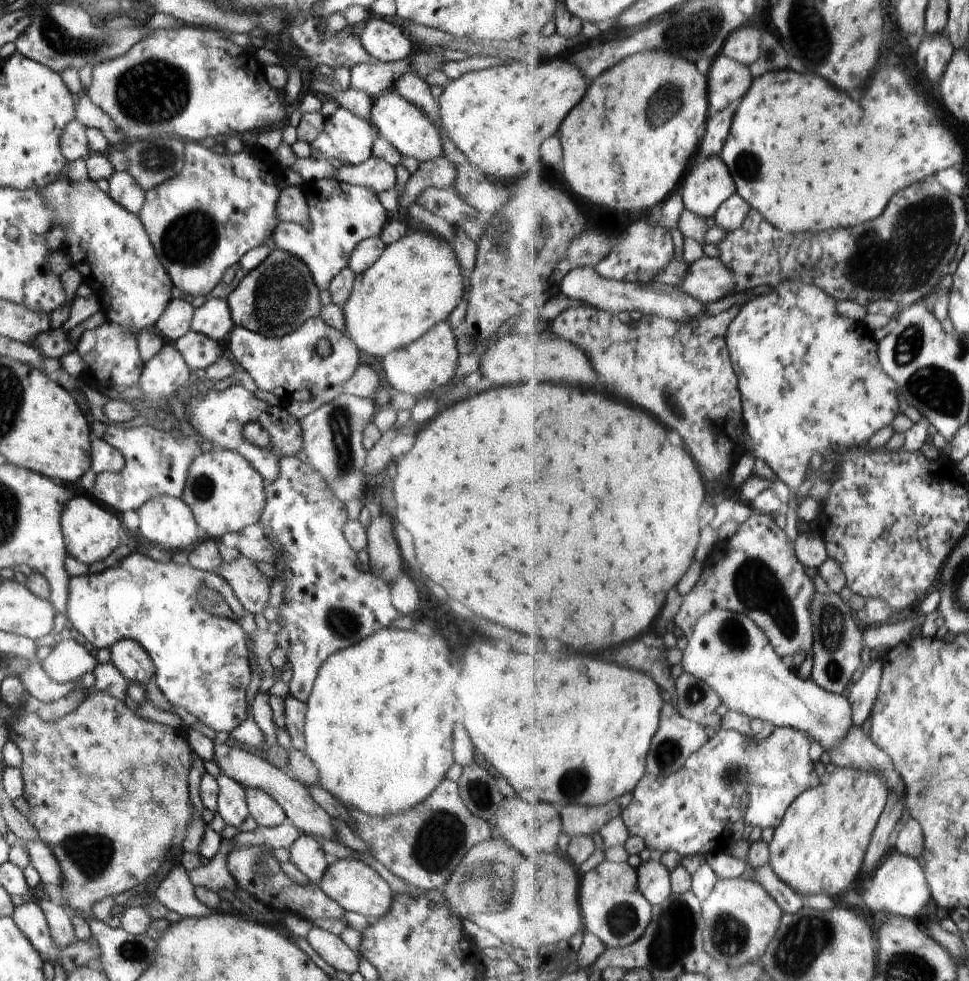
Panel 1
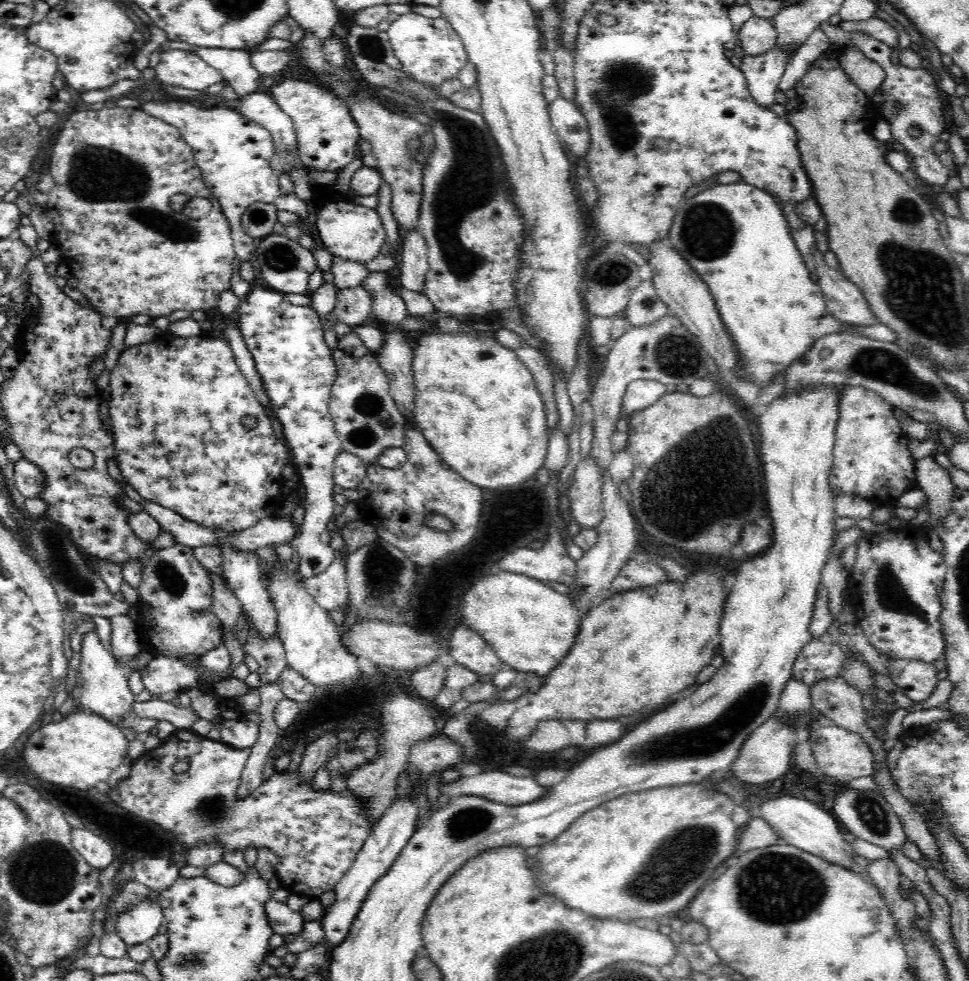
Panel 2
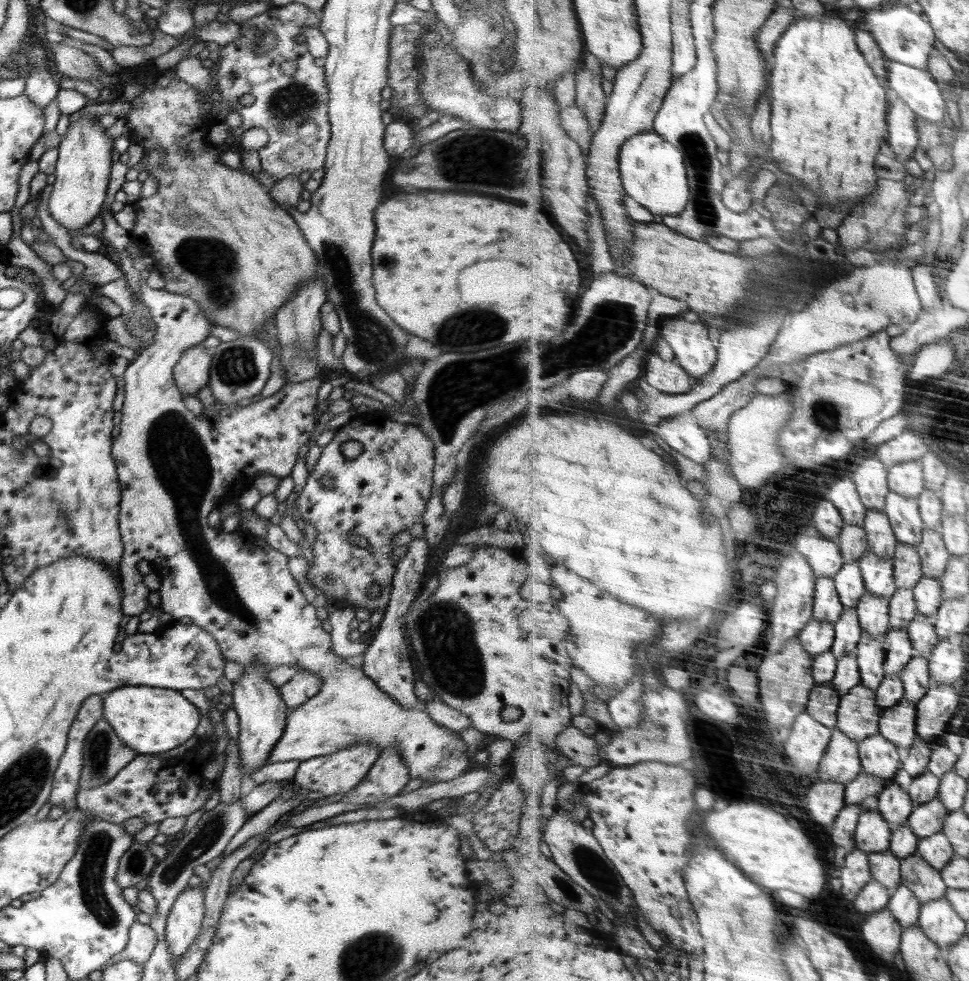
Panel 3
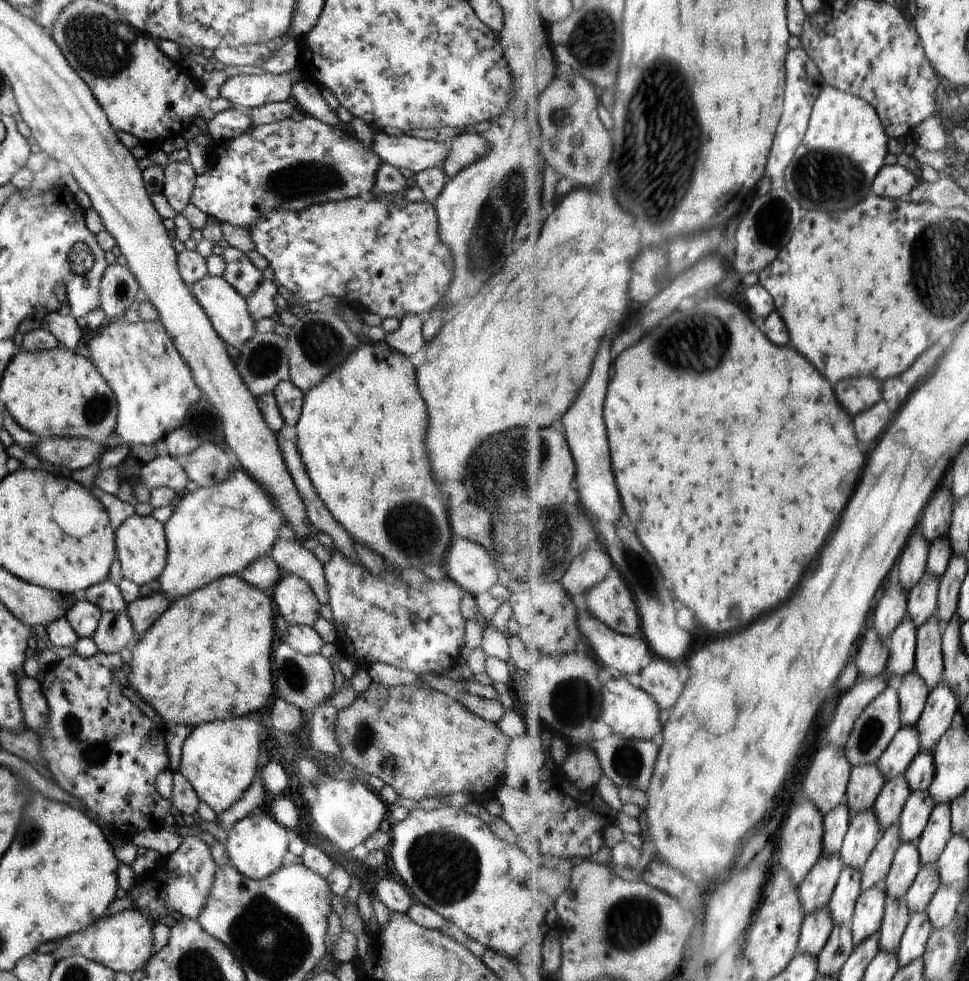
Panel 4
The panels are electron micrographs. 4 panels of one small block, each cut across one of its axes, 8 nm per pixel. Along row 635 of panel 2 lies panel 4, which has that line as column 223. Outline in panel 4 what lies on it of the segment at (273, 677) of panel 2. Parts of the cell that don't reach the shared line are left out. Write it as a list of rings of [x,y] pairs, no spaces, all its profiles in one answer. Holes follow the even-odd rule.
[[[233,246],[224,247],[221,257],[226,265],[222,278],[245,299],[253,295],[264,278],[262,271],[250,262],[246,253]]]

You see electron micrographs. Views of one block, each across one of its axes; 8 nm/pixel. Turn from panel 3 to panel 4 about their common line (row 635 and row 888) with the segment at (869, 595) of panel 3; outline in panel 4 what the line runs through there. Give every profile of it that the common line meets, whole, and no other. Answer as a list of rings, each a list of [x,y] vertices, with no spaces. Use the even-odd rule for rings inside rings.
[[[874,886],[872,890],[862,893],[862,898],[856,907],[855,917],[850,923],[854,933],[855,948],[880,932],[886,916],[888,899],[885,886]]]

